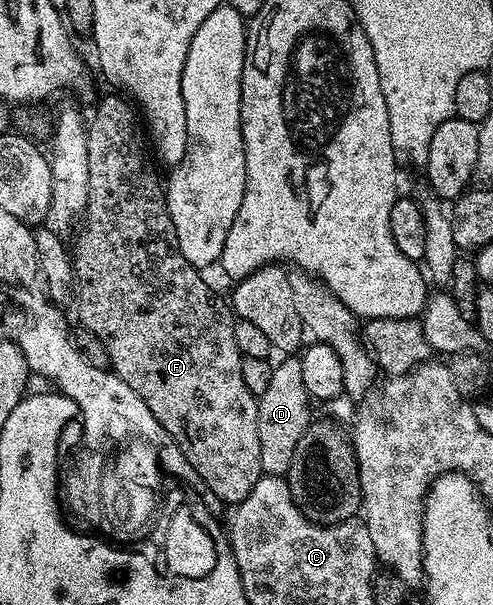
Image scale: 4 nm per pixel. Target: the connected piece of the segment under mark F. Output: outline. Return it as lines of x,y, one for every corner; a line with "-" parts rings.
124,96
105,97
97,105
97,110
87,121
87,179
89,180
89,198
86,211
79,228
76,230
77,242
71,245
73,258
73,275
80,284
75,289
75,302
77,301
77,317
80,328
86,329
103,347
109,356
109,369
114,371
119,379
127,383
135,394
151,409
152,415
166,429
173,439
174,445
183,451
183,455
191,463
194,474
206,486
208,492
214,493
218,502
230,501
236,503
245,501
247,495
259,483
261,478
261,460
259,459
259,415
257,414
257,397
247,391
247,383
243,383
241,374
241,352
235,343
235,314
230,302
225,301
204,281
202,270
197,269
179,251
179,239
175,239
175,223
171,223
169,208
165,202
163,181
157,178
153,170
154,162
151,160
151,149
147,144
146,134
143,132
142,122
136,108

